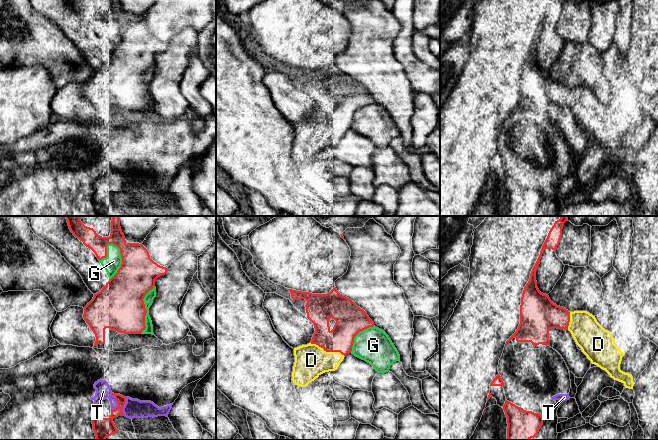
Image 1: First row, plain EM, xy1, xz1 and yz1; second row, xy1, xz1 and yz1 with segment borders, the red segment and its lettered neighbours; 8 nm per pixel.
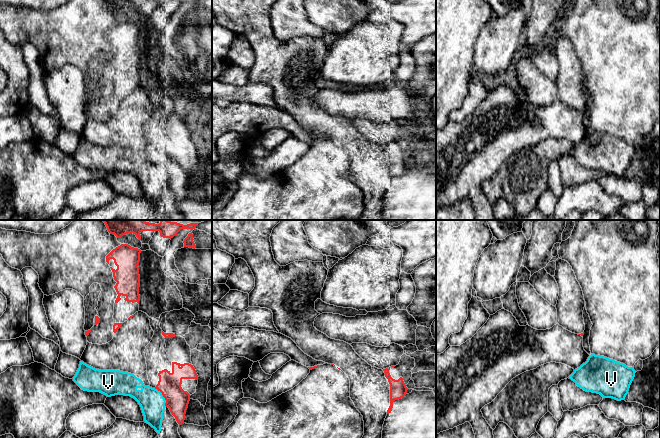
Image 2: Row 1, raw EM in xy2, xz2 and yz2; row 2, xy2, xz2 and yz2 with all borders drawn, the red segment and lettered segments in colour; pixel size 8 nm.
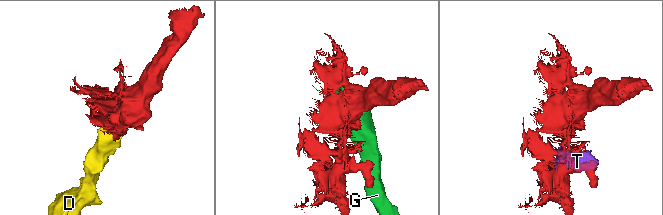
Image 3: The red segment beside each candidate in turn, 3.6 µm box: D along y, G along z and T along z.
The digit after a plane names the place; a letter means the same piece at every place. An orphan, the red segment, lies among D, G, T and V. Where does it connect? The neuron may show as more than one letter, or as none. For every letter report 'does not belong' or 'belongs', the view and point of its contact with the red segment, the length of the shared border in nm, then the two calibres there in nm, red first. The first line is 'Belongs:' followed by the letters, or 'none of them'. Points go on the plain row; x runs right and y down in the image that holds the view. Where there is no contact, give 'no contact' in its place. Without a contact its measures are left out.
Belongs: D
D: belongs; meets red in xz1 at (327, 127); contact 300 nm long; 200 nm thick on the red side, 260 nm on the other
G: does not belong; meets red in xy1 at (122, 37); contact 300 nm long; 320 nm thick on the red side, 140 nm on the other
T: does not belong; meets red in xy1 at (117, 178); contact 150 nm long; 160 nm thick on the red side, 130 nm on the other
V: does not belong; meets red in xy2 at (163, 172); contact 180 nm long; 190 nm thick on the red side, 200 nm on the other

